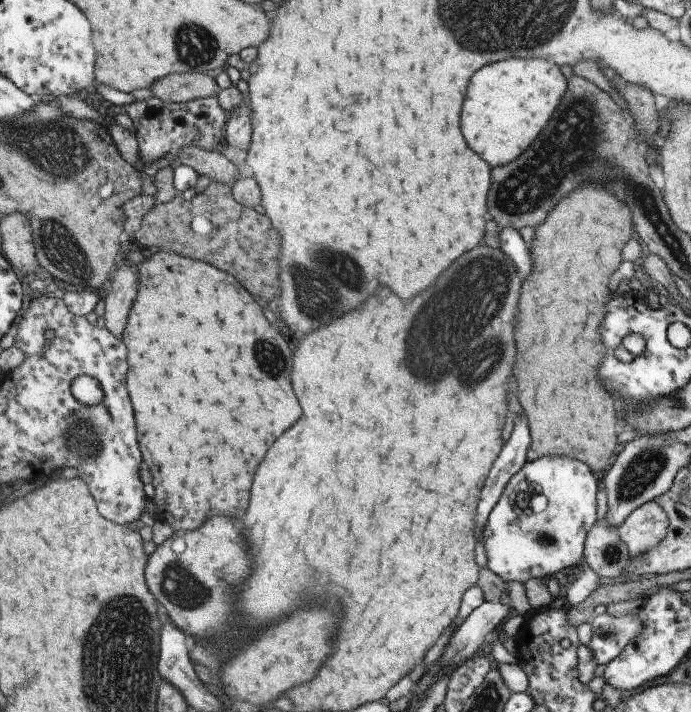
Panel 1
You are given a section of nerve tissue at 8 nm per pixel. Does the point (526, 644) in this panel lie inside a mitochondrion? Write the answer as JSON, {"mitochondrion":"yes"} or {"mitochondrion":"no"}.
{"mitochondrion":"no"}

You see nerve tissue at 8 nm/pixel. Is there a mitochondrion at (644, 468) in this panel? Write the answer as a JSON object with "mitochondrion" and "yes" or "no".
{"mitochondrion":"yes"}

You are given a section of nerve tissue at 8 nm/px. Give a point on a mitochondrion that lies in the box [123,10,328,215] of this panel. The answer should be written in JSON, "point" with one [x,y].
{"point":[194,45]}

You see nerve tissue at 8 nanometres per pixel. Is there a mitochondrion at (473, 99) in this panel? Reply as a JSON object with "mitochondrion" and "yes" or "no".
{"mitochondrion":"no"}

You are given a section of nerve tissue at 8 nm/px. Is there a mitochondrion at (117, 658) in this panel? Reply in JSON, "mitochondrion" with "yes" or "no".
{"mitochondrion":"yes"}

